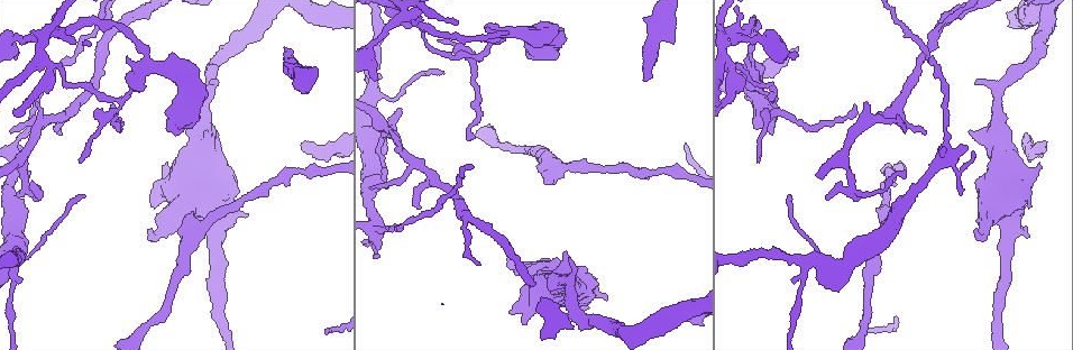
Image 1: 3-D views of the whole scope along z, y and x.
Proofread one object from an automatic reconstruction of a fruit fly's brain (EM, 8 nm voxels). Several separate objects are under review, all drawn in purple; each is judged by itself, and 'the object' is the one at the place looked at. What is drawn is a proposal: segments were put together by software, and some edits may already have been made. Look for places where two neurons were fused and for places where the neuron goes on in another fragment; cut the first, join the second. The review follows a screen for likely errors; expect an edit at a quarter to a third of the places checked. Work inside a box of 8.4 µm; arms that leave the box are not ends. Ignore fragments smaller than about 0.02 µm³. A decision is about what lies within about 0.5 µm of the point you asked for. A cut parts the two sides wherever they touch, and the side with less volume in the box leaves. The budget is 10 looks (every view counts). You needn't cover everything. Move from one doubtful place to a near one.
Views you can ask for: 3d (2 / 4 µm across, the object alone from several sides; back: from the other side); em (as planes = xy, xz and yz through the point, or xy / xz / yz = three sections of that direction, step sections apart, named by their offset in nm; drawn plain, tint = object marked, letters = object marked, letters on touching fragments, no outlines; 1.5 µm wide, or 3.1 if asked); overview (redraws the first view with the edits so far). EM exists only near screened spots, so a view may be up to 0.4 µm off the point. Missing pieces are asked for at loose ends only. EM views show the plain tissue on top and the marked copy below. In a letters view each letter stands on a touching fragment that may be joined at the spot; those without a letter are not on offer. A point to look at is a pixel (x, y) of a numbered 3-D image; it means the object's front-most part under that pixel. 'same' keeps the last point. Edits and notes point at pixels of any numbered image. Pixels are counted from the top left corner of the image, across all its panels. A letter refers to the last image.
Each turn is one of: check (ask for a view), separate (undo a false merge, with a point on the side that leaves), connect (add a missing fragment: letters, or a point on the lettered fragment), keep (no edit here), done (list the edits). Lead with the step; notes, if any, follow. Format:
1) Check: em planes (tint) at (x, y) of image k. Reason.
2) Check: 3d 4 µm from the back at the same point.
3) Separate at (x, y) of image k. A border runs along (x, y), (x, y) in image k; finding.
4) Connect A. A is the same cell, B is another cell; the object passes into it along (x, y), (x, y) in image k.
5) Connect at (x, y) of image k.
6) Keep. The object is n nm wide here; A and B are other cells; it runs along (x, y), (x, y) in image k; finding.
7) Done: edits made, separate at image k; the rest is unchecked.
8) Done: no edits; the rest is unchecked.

Check: em xy step 8 (letters) at (903, 173) of image 1. Free end.

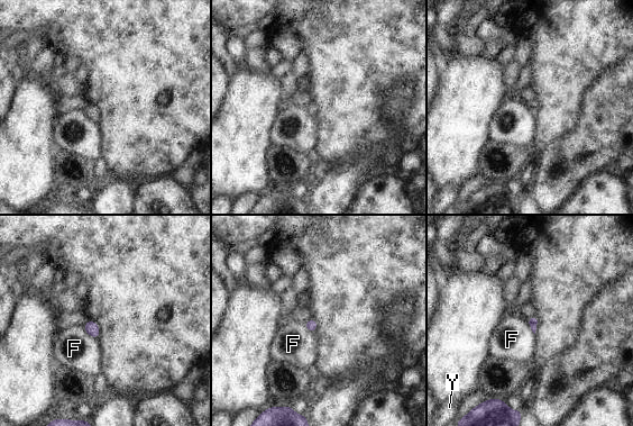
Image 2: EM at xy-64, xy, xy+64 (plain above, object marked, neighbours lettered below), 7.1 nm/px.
Check: em planes (letters) at the same point. Another direction.

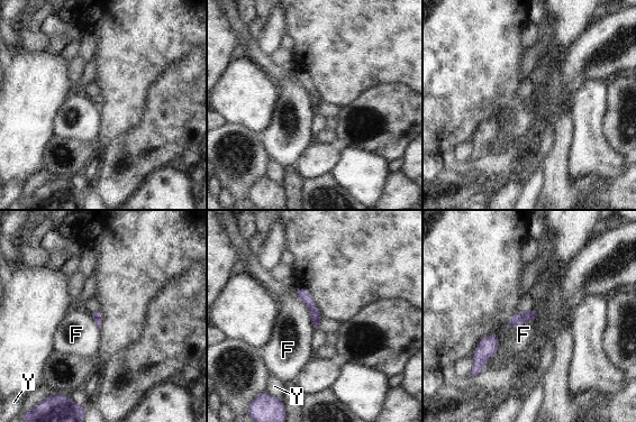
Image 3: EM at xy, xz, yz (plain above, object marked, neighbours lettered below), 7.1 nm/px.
Keep. The object is 70 nm wide here; F and Y are other cells; it runs along (298, 290), (314, 310), (316, 327) in image 3; no lettered fragment goes on from it.

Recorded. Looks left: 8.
Check: em planes (tint) at (774, 111) of image 1. Calibre changes.

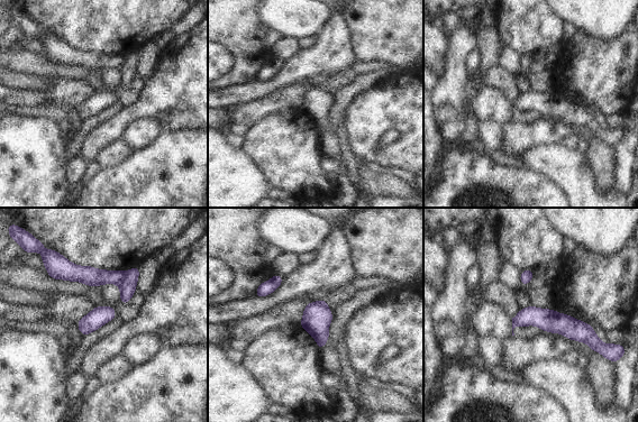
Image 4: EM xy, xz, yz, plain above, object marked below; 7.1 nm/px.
Check: em planes (letters) at the same point. See the neighbours.

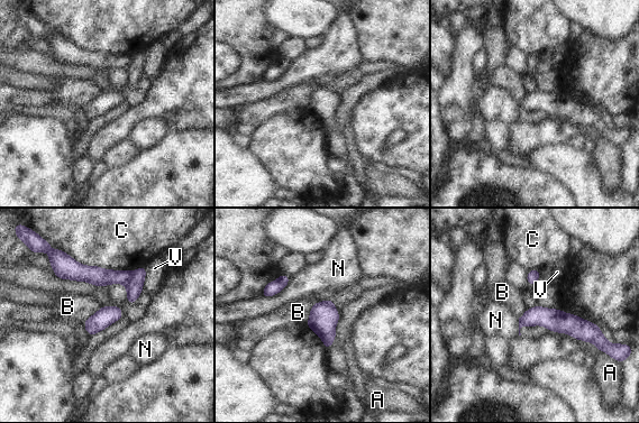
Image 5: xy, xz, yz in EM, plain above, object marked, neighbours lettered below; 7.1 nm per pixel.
Separate at (96, 275) of image 5. The longest contact is with C, 600 nm; A, B, C, N and V are other cells; two neurons meet here.

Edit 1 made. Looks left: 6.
Check: em planes (letters) at (550, 179) of image 1. An open end.

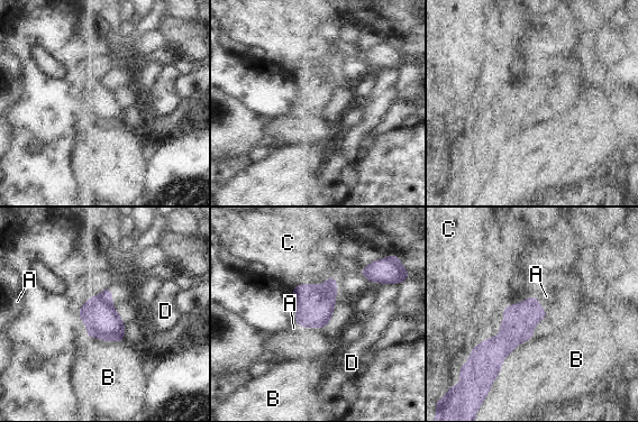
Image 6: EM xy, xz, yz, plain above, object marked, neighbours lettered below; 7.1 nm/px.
Connect A. A is the same cell, B, C and D are other cells; the object passes into it along (315, 304), (303, 326), (293, 328) in image 6; the neuron continues.

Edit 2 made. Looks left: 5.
Check: 3d 4 µm at (1040, 147) of image 1. Branch stops here.

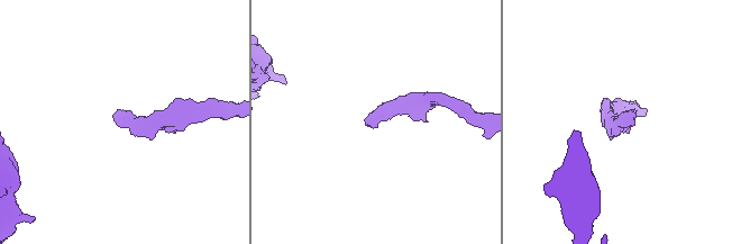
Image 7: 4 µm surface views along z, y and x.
Check: em xz step 4 (tint) at (630, 115) of image 7. Need the tissue.

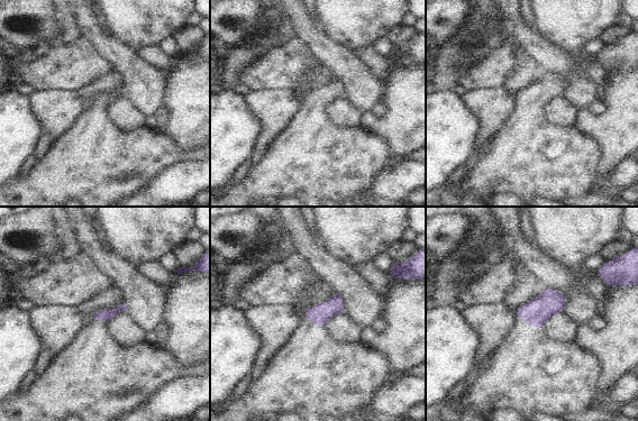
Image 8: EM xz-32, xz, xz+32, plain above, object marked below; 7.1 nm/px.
Check: em planes (letters) at the same point.

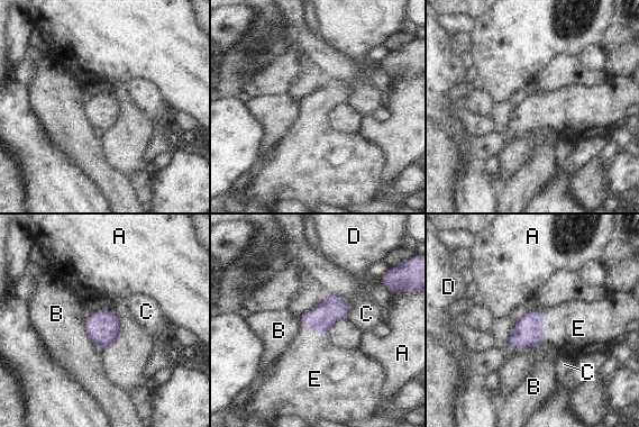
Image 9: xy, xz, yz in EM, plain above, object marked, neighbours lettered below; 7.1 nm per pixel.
Connect E. The object is 190 nm wide here; the longest contact is with E, 260 nm; E is the same cell, A, B, C and D are other cells; the neuron continues.

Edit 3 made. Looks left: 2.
Done: edits made, separate at image 5, connect at image 6, connect at image 9; the rest is unchecked.

